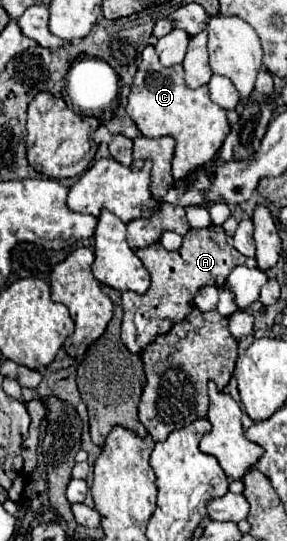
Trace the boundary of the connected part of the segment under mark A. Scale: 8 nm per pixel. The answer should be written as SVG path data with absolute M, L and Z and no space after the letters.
M216 227L190 229L182 237L182 245L176 251L168 251L160 243L154 243L154 245L148 245L146 249L136 249L134 253L150 271L152 285L144 295L138 295L138 293L122 295L124 319L122 319L120 337L122 337L122 343L132 353L142 353L142 349L148 343L152 343L156 335L166 333L176 321L182 321L192 311L192 301L198 289L206 285L222 287L230 271L238 265L256 267L256 261L238 253L236 247L232 245L232 237L228 237L222 229L216 229Z

